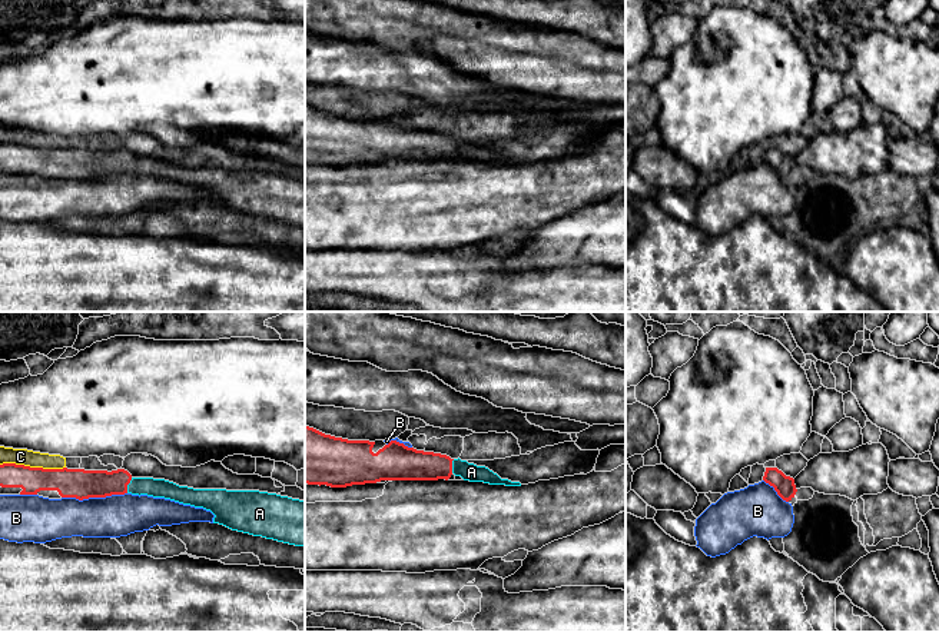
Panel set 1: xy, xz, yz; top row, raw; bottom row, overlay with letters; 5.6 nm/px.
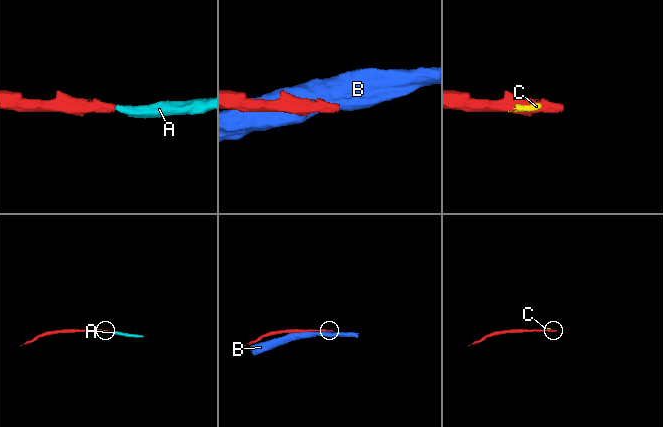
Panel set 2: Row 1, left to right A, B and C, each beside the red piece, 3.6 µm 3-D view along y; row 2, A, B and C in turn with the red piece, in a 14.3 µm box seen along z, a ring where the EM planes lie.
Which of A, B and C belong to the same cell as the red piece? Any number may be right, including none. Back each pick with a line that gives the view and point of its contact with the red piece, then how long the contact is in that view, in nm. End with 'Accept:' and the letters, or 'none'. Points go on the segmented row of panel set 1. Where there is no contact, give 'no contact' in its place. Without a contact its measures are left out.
A: xy (128, 484) | 90 nm
Accept: A

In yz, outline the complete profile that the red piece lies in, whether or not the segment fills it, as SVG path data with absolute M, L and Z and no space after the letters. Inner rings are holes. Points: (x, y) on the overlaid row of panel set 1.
M766 468L763 480L773 486L777 495L786 502L792 500L797 492L794 479L786 476L777 468Z

